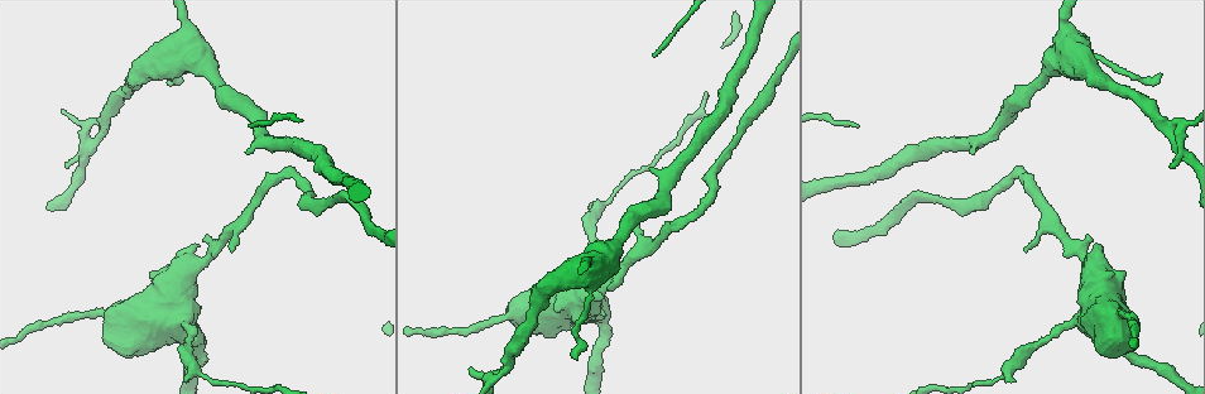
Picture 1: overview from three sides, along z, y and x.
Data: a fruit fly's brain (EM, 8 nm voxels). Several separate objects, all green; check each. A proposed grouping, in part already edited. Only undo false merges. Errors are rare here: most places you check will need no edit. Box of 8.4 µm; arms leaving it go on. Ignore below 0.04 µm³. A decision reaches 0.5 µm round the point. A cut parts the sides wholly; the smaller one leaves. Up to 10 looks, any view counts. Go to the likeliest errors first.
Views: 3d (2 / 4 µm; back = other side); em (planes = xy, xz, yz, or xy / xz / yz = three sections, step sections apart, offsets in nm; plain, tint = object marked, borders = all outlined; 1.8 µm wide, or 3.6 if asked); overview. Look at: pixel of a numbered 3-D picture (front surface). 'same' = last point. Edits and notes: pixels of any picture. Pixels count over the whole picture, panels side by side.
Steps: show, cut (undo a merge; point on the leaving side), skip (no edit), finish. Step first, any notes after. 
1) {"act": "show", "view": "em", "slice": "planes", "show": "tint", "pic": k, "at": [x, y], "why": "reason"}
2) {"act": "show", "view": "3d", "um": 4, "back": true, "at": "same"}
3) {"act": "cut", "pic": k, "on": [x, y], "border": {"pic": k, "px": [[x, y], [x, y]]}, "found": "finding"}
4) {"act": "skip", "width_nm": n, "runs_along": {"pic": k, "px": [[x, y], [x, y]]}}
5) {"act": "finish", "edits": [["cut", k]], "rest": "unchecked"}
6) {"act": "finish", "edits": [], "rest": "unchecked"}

{"act": "show", "view": "3d", "um": 4, "pic": 1, "at": [1164, 128]}

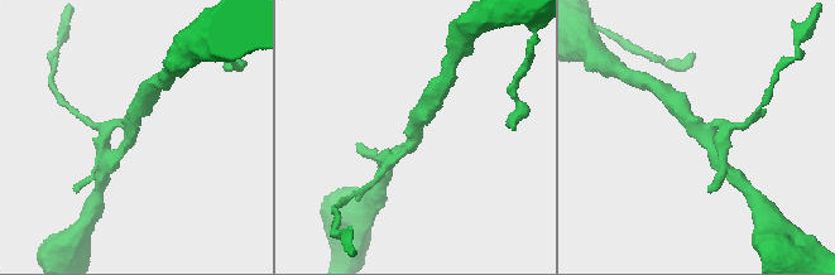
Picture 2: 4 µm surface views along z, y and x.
{"act": "show", "view": "em", "slice": "planes", "show": "plain", "pic": 2, "at": [133, 132], "arms": 3}

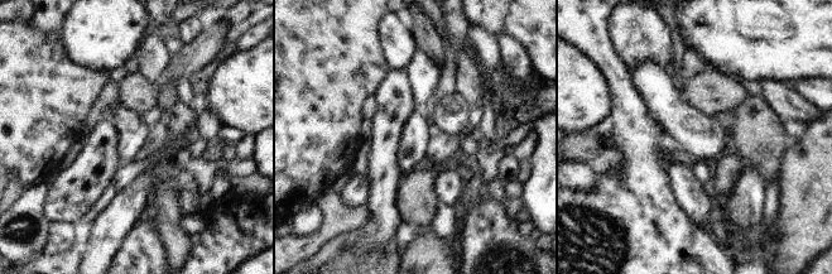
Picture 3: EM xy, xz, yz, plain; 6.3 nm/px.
{"act": "show", "view": "em", "slice": "planes", "show": "tint", "at": "same"}

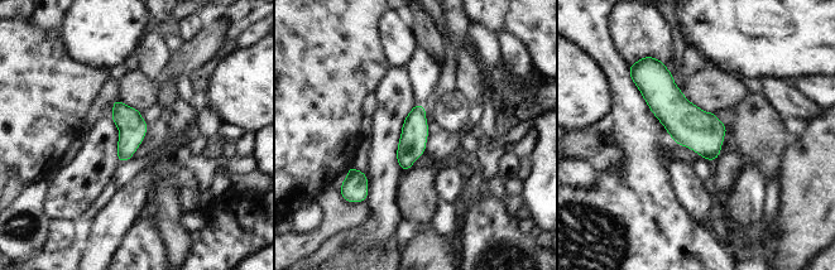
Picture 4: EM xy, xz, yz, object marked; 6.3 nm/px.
{"act": "skip", "found": "all the same cell"}

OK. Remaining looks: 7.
{"act": "show", "view": "em", "um": 3.6, "slice": "planes", "show": "tint", "pic": 1, "at": [142, 329], "why": "calibre changes"}

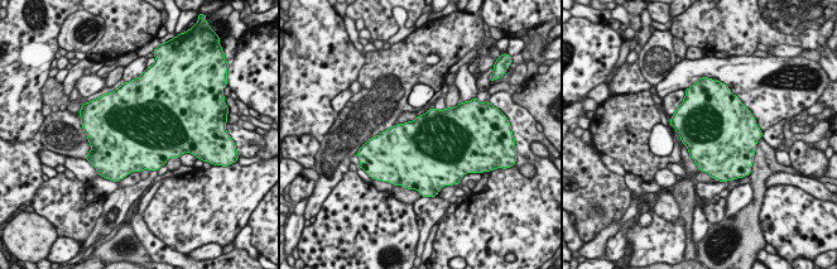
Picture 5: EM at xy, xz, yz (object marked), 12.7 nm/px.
{"act": "skip", "found": "one cell here"}

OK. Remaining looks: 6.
{"act": "show", "view": "3d", "um": 4, "pic": 1, "at": [188, 36], "why": "thick turns thin"}

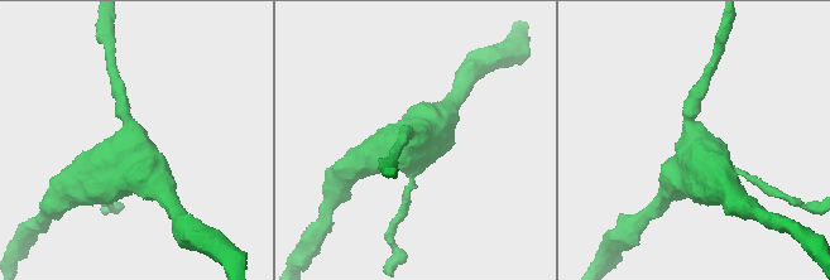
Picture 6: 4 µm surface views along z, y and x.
{"act": "show", "view": "em", "um": 3.6, "slice": "yz", "step": 16, "show": "tint", "pic": 6, "at": [414, 136], "why": "need the tissue"}

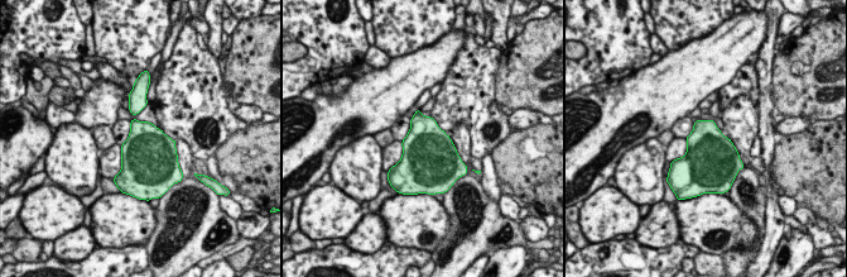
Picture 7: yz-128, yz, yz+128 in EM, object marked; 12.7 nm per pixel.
{"act": "show", "view": "em", "um": 3.6, "slice": "planes", "show": "tint", "at": "same"}

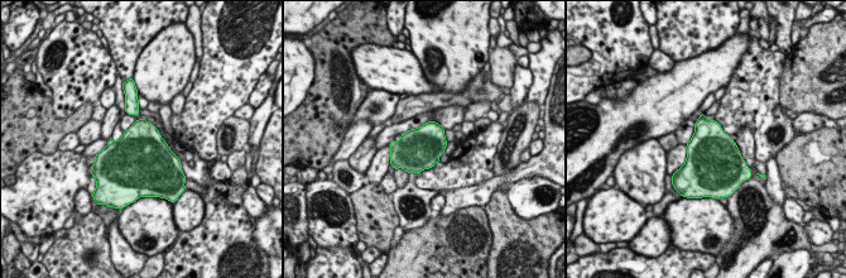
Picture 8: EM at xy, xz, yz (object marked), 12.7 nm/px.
{"act": "skip", "found": "all the same cell"}

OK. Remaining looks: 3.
{"act": "show", "view": "3d", "um": 2, "pic": 1, "at": [1021, 173], "why": "abrupt turn"}

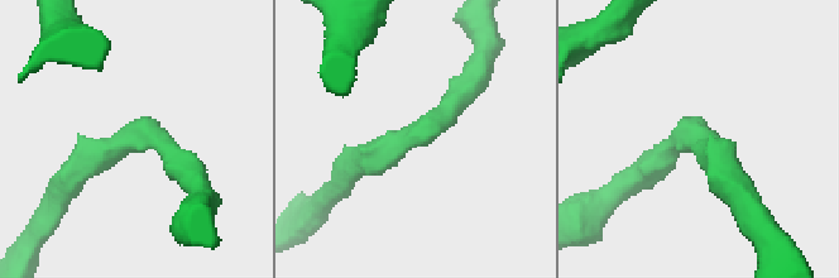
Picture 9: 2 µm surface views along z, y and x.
{"act": "show", "view": "em", "slice": "xy", "step": 8, "show": "tint", "pic": 9, "at": [129, 138], "arm_widths_nm": [220, 220]}

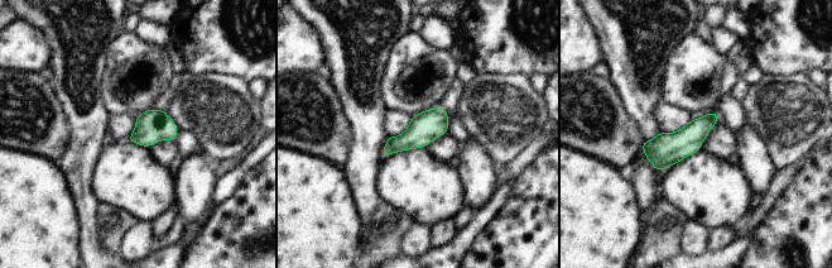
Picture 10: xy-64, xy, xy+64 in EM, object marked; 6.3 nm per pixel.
{"act": "show", "view": "em", "slice": "planes", "show": "tint", "at": "same"}

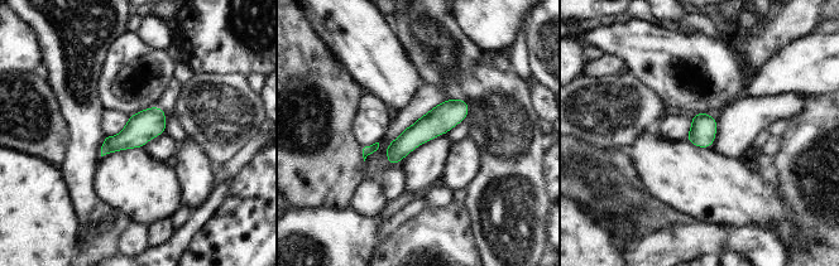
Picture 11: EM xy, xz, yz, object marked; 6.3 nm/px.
{"act": "skip", "runs_along": {"pic": 11, "px": [[463, 104], [418, 132], [392, 160]]}, "found": "all the same cell"}

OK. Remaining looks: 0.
{"act": "finish", "edits": [], "rest": "unchecked"}

